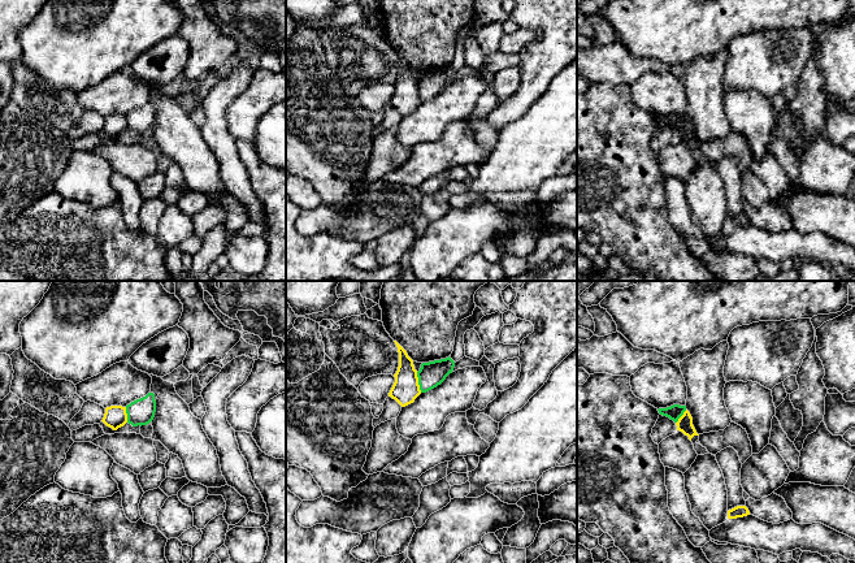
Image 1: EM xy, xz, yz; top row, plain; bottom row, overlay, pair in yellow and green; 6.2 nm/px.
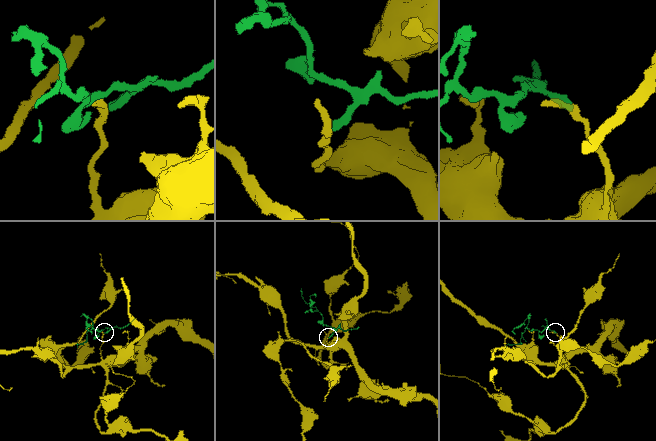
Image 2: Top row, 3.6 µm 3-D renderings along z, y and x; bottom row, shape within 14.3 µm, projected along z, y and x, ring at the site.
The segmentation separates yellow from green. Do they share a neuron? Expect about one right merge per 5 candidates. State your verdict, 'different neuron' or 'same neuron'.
different neuron

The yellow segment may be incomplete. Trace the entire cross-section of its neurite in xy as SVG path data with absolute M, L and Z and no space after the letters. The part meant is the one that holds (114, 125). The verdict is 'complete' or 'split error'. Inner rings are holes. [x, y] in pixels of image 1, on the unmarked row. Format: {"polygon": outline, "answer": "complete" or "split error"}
{"polygon": "M110 114L105 117L104 126L101 129L107 135L117 139L127 131L126 116Z", "answer": "complete"}

